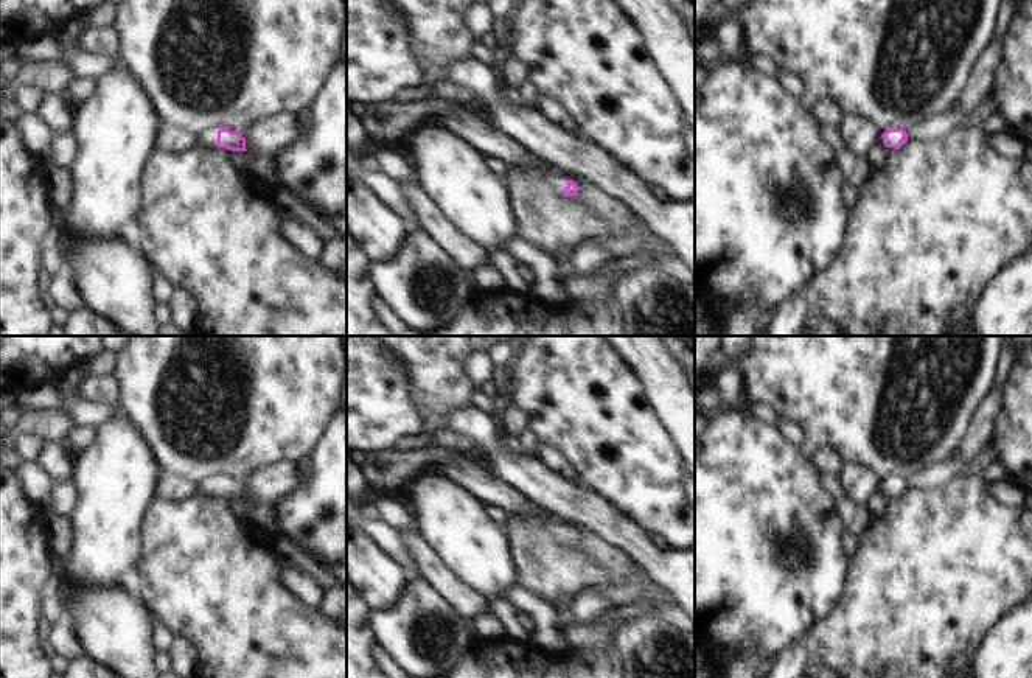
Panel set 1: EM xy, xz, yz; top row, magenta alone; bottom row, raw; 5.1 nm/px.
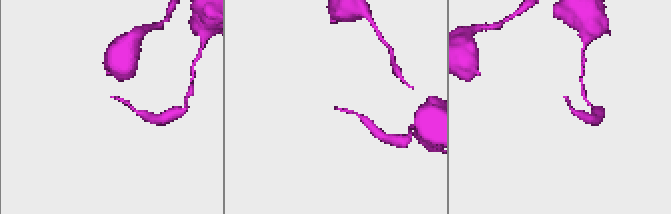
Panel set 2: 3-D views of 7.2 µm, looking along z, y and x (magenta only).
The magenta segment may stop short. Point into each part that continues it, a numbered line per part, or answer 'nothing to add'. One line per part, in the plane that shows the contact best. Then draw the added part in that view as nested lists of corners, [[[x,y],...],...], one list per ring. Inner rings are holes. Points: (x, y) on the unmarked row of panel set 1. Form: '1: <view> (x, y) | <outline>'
1: xy (207, 487) | [[[211,474],[208,477],[199,479],[194,484],[196,493],[211,498],[211,499],[228,499],[227,496],[218,495],[218,479],[222,477],[222,474]]]

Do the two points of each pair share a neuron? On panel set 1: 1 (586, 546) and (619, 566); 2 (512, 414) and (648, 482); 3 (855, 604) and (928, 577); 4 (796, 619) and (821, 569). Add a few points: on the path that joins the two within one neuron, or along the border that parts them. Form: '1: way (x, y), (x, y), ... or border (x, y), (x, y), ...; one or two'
1: way (594, 548), (611, 559); one
2: border (512, 400), (522, 414), (526, 425); two
3: way (874, 604), (902, 604), (909, 596); one
4: way (791, 605), (791, 594), (807, 579); one

